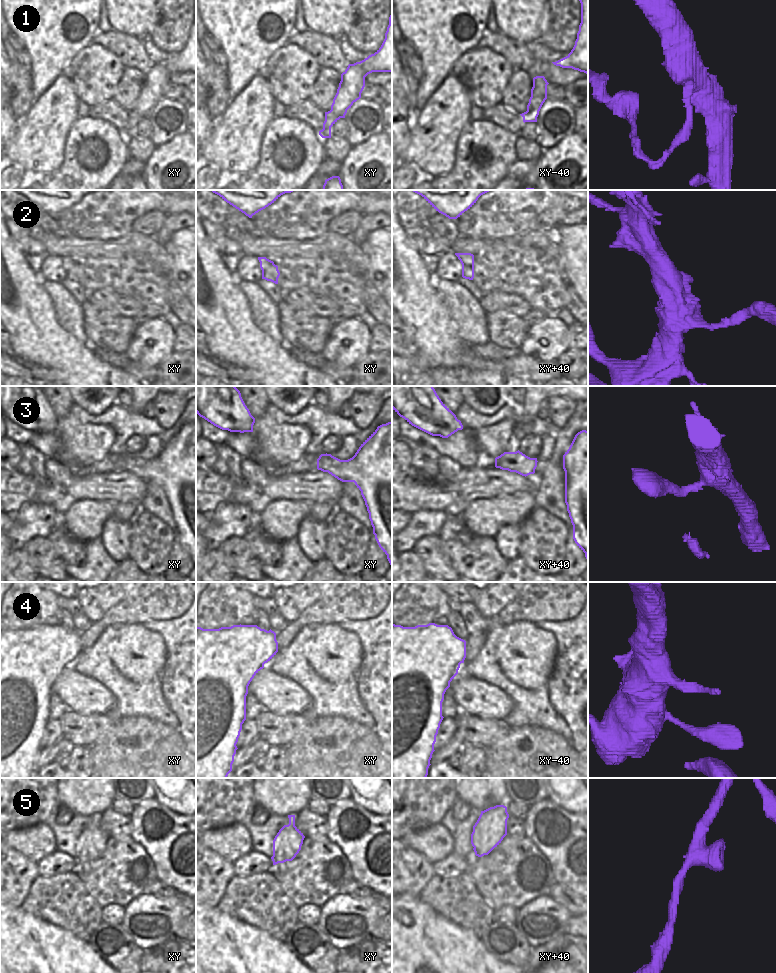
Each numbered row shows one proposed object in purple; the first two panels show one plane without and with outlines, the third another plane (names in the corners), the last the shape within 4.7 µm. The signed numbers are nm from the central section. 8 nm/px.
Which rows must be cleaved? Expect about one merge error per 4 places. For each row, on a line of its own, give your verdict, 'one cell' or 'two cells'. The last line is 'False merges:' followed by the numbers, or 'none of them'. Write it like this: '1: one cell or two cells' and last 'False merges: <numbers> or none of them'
1: two cells
2: one cell
3: one cell
4: one cell
5: one cell
False merges: 1

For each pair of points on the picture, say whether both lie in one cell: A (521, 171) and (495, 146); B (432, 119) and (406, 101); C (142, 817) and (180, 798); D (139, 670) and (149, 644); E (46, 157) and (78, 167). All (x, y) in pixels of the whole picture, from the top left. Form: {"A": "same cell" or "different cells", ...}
{"A": "different cells", "B": "different cells", "C": "different cells", "D": "same cell", "E": "different cells"}

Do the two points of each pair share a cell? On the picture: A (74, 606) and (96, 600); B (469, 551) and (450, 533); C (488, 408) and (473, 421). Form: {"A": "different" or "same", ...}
{"A": "different", "B": "same", "C": "different"}

